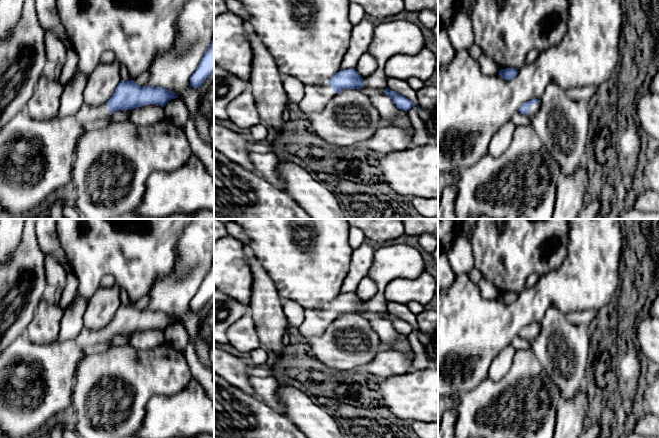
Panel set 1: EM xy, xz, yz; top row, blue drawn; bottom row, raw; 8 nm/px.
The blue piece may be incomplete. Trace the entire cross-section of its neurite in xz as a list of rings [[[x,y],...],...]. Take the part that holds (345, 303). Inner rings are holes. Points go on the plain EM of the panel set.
[[[355,293],[340,294],[328,306],[323,305],[320,309],[305,309],[304,321],[297,329],[307,341],[313,336],[322,334],[338,316],[346,313],[359,314],[363,310],[363,303]]]

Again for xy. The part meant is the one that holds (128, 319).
[[[121,304],[106,328],[91,330],[83,327],[75,340],[38,345],[30,342],[25,335],[16,338],[0,354],[0,428],[3,436],[27,438],[38,430],[44,430],[51,417],[70,405],[76,370],[85,357],[85,347],[107,343],[116,335],[149,328],[164,331],[175,322],[178,322],[176,317],[165,312],[141,311],[133,304]]]

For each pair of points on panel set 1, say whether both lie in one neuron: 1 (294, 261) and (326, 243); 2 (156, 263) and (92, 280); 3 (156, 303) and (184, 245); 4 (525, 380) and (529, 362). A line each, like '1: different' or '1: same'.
1: same
2: same
3: same
4: same

